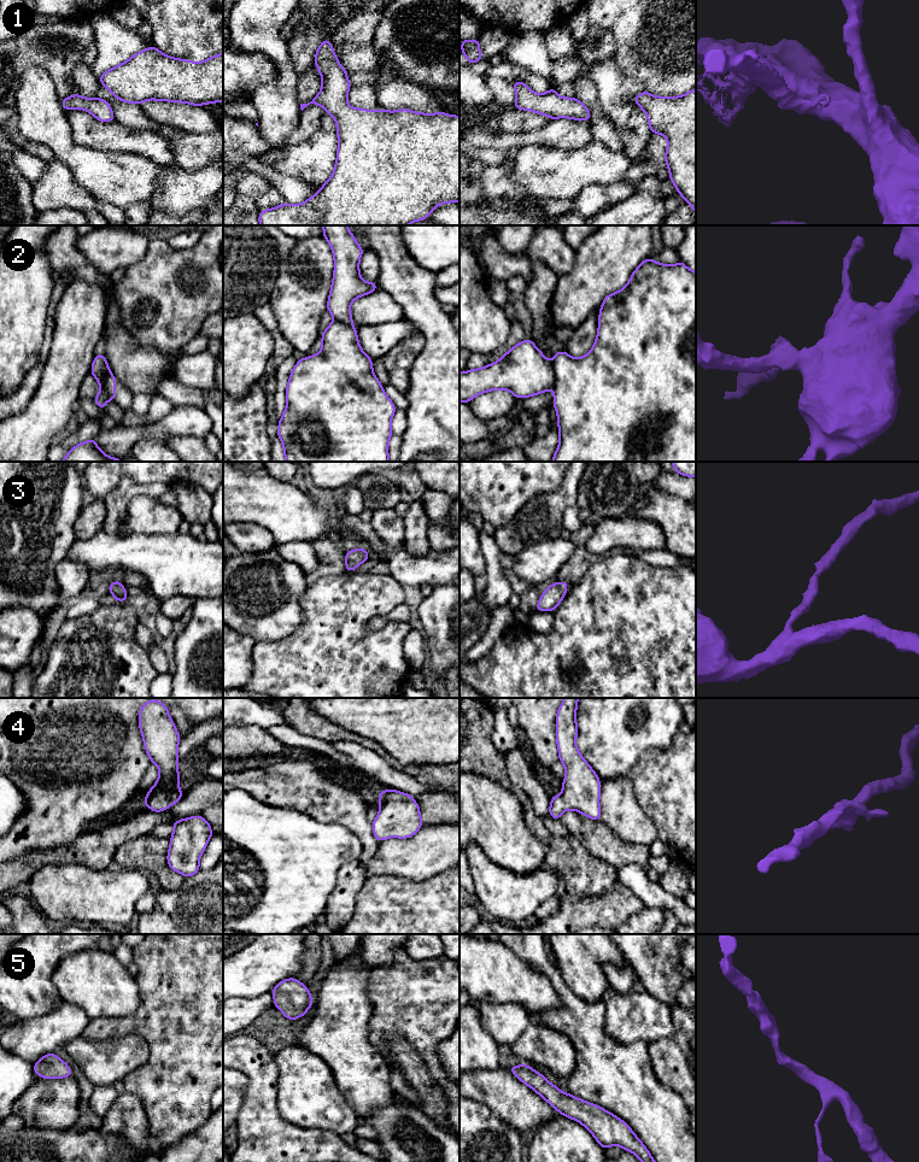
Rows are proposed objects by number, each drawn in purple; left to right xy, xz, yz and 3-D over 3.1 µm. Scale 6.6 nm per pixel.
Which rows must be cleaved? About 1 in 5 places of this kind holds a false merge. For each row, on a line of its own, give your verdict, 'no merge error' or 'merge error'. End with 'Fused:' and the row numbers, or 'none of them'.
1: no merge error
2: merge error
3: no merge error
4: no merge error
5: no merge error
Fused: 2

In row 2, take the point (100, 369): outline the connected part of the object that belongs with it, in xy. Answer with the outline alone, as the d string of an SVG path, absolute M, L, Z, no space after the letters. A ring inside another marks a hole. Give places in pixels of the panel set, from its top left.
M95 354L90 374L98 380L100 385L100 392L99 394L94 398L94 403L101 409L105 410L106 403L111 399L110 395L106 392L106 388L104 386L104 378L107 375L111 375L109 364L106 362L105 354Z

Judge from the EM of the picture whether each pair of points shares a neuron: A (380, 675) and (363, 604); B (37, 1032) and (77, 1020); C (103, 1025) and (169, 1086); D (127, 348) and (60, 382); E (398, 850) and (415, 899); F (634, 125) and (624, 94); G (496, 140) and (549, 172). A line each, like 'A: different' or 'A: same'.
A: same
B: same
C: same
D: different
E: different
F: same
G: different

